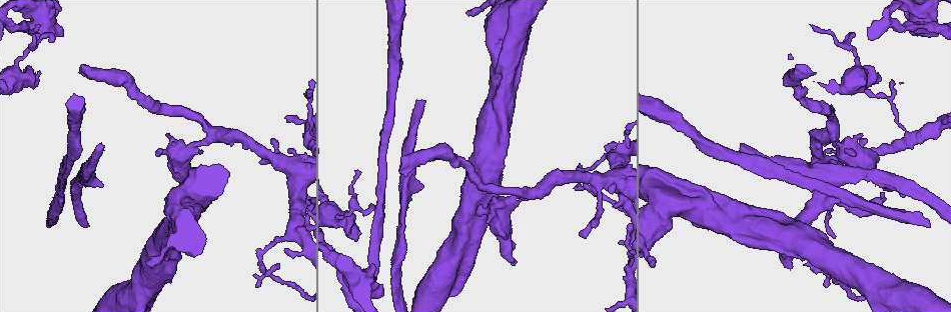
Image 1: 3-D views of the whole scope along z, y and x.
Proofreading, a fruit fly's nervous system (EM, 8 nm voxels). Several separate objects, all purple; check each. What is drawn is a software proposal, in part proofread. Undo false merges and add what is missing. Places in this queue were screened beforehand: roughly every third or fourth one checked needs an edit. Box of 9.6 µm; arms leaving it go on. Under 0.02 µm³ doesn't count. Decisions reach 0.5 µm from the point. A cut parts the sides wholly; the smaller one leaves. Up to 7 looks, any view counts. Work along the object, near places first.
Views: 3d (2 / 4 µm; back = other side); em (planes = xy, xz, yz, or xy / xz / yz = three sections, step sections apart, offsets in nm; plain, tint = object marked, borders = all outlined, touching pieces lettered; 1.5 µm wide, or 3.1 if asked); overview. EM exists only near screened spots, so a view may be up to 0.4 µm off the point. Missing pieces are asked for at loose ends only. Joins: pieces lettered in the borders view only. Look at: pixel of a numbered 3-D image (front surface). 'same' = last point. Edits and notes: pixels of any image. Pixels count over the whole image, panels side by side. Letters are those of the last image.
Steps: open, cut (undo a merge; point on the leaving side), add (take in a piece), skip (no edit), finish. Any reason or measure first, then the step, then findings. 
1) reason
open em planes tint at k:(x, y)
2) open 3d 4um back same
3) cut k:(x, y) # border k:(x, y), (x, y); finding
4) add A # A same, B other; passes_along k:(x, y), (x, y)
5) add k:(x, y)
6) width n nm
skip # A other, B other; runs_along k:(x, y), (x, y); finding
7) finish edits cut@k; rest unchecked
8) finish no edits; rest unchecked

sharp bend
open 3d 4um back at 1:(33, 26)

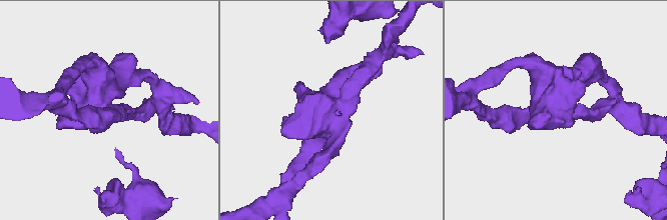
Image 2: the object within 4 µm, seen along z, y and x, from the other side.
need the tissue
open em planes borders at 2:(332, 101)

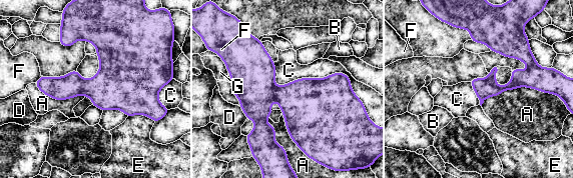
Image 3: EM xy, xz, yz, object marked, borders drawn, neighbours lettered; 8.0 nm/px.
cut 3:(60, 88) # A other, B other, C other, D other, E other, F other, G other; border 3:(85, 80), (81, 93); a second neuron is stuck on

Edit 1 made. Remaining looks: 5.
thick turns thin
open 3d 2um at 1:(841, 179)

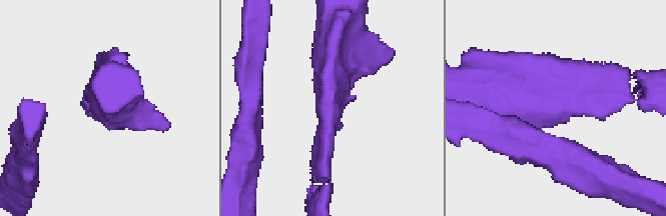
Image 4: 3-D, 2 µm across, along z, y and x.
arm_widths 190, 400 nm
open em planes borders at 4:(331, 106)

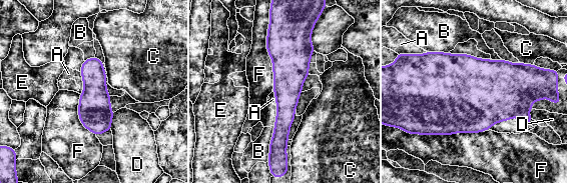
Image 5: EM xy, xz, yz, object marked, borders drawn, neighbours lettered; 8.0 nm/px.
skip # A other, B other, C other, D other, E other, F other; runs_along 5:(284, 35), (284, 155); one neuron here

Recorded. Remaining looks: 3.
free end
open 3d 4um back at 1:(81, 66)

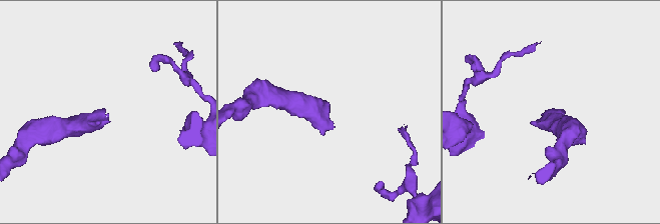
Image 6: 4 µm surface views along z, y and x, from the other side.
open em planes borders at 6:(108, 113)

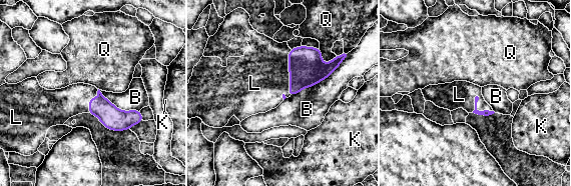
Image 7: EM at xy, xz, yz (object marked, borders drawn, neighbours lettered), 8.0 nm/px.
add L # B other, K other, L same, Q other; it goes on there

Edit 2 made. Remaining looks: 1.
finish edits cut@3, add@7; rest unchecked

